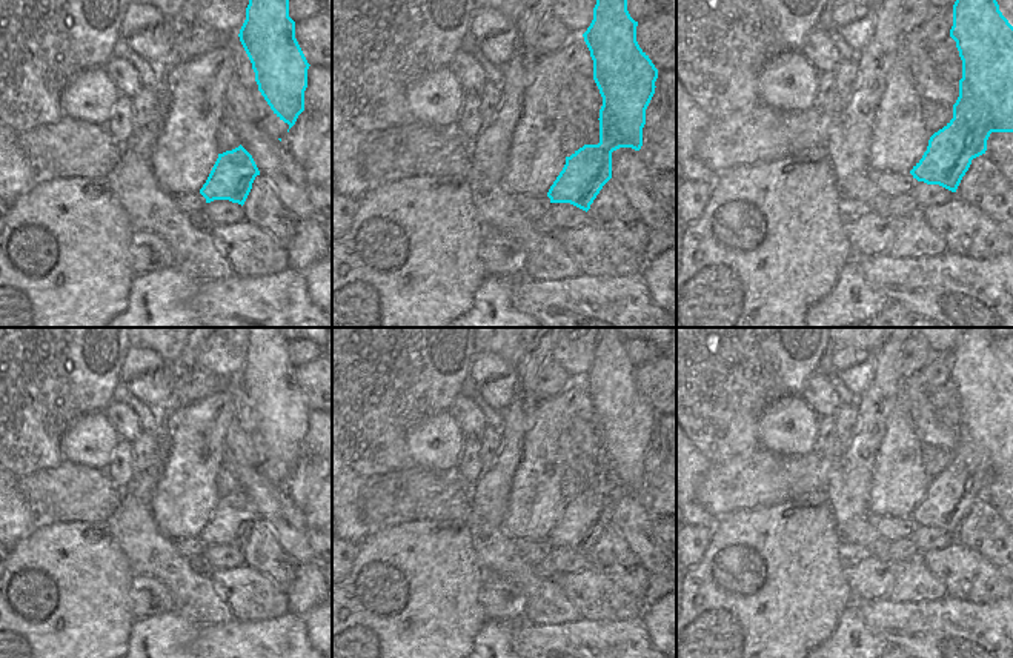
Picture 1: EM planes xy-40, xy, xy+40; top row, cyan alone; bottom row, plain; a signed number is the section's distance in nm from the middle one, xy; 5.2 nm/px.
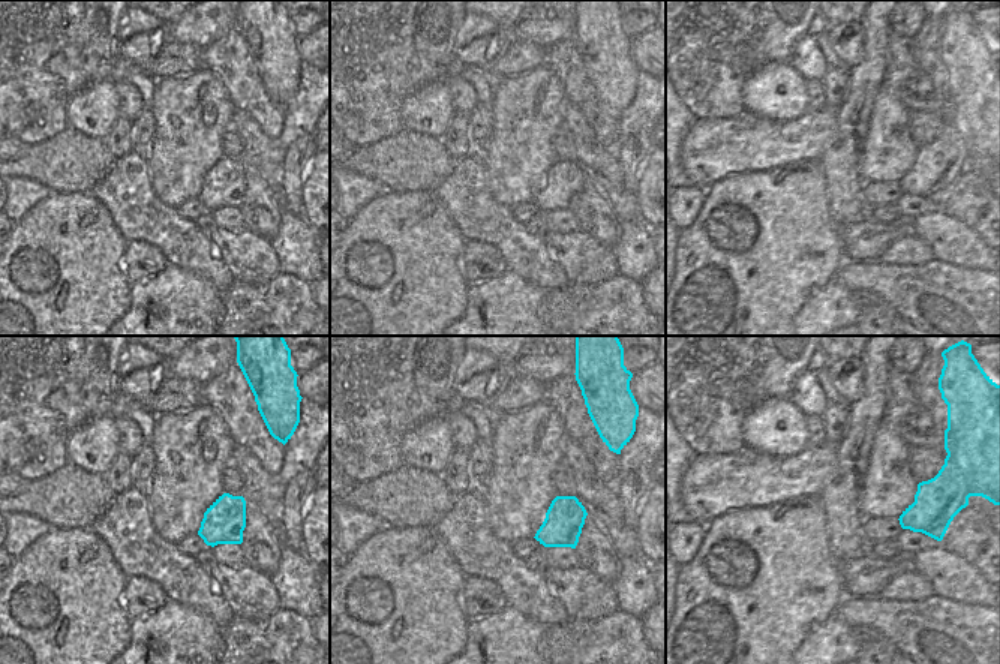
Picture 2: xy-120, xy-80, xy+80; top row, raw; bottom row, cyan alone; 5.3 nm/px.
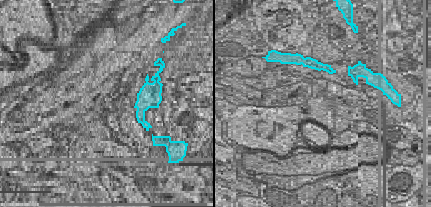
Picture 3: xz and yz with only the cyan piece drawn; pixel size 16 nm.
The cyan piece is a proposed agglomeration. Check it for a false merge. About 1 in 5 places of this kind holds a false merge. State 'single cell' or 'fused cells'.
fused cells

